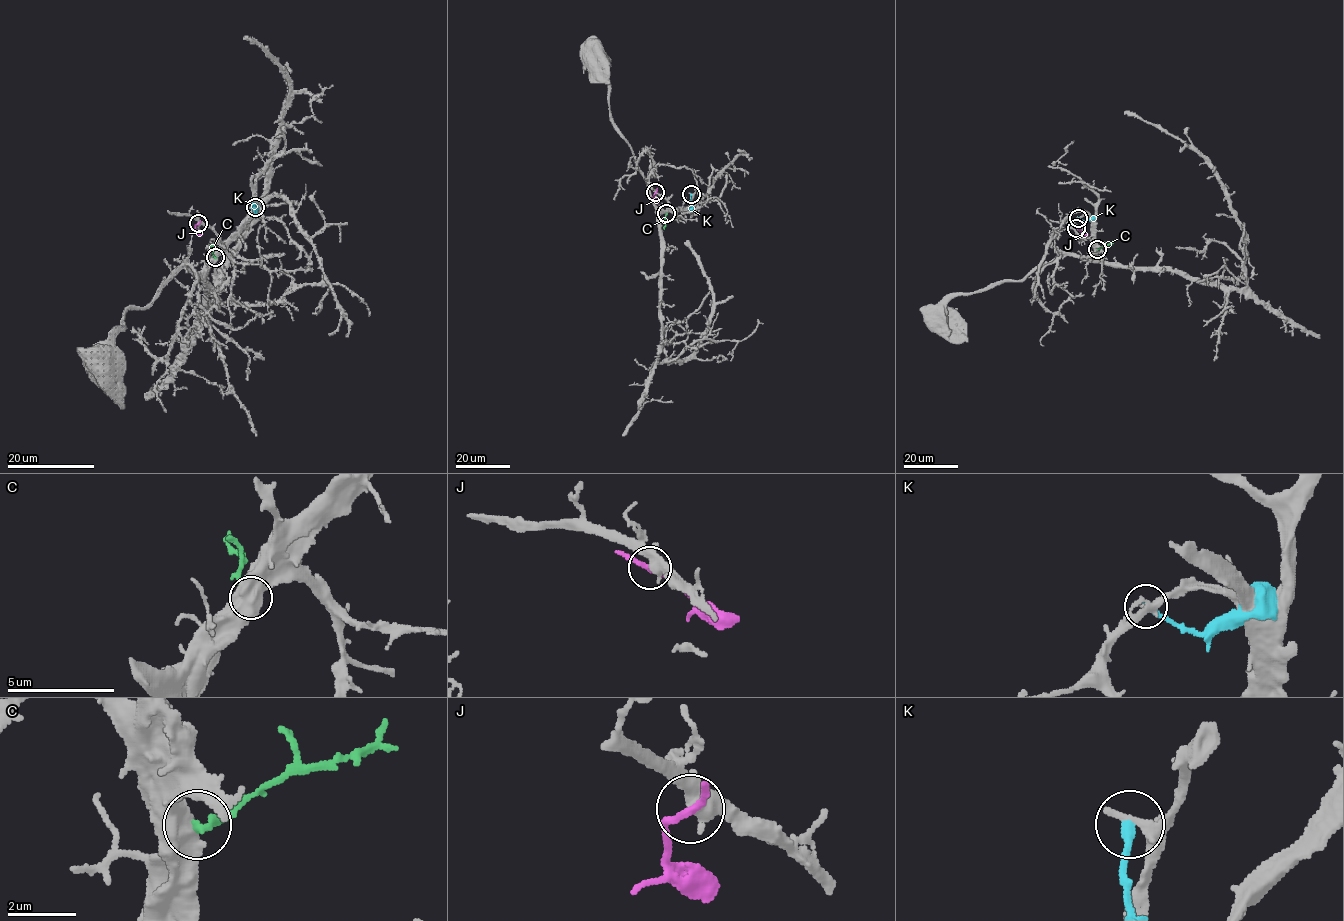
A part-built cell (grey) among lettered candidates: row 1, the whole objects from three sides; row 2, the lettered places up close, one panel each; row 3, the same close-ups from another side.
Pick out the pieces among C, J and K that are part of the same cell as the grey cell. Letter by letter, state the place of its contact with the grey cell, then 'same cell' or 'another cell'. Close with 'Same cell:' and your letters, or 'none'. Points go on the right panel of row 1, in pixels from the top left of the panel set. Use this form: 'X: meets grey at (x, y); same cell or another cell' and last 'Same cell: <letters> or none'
C: meets grey at (1097, 249); same cell
J: meets grey at (1076, 228); another cell
K: meets grey at (1078, 218); another cell
Same cell: C

